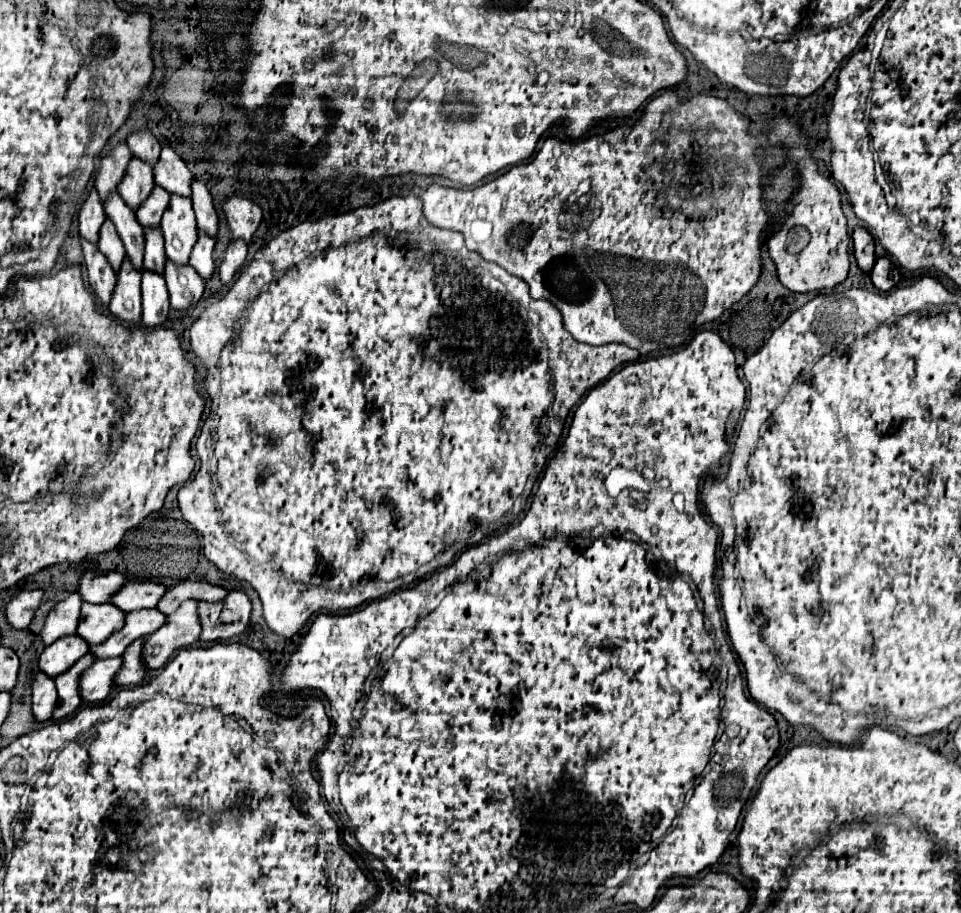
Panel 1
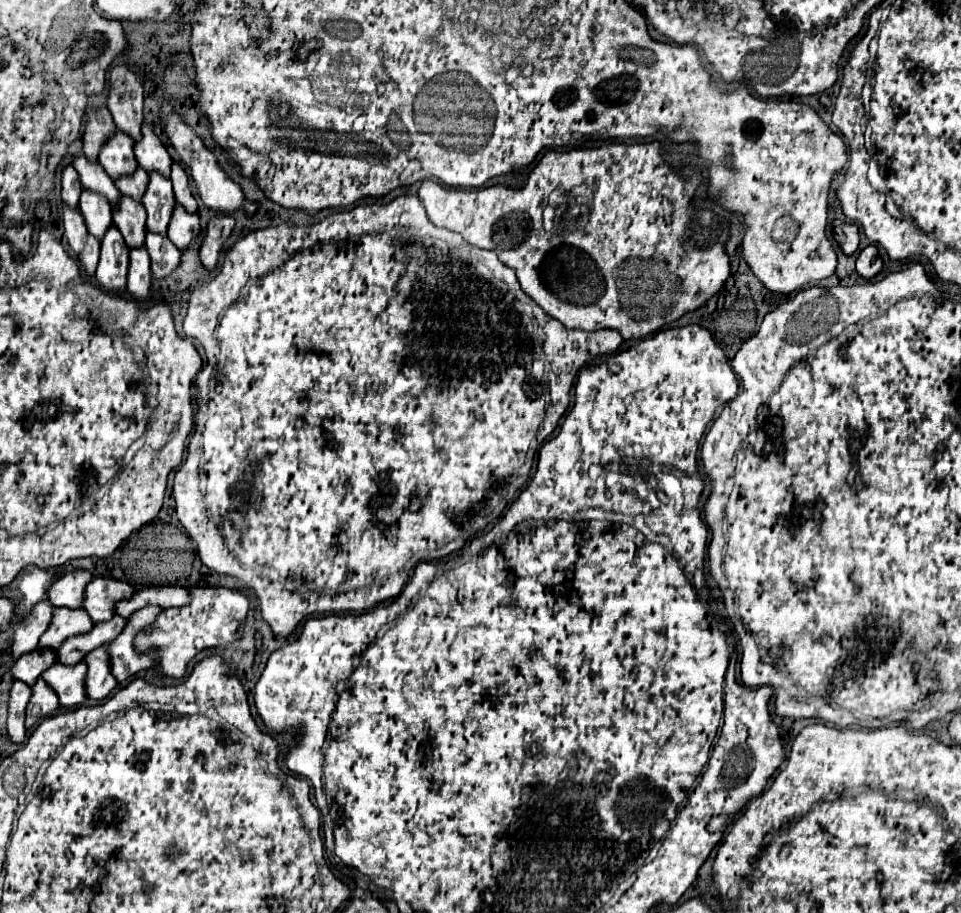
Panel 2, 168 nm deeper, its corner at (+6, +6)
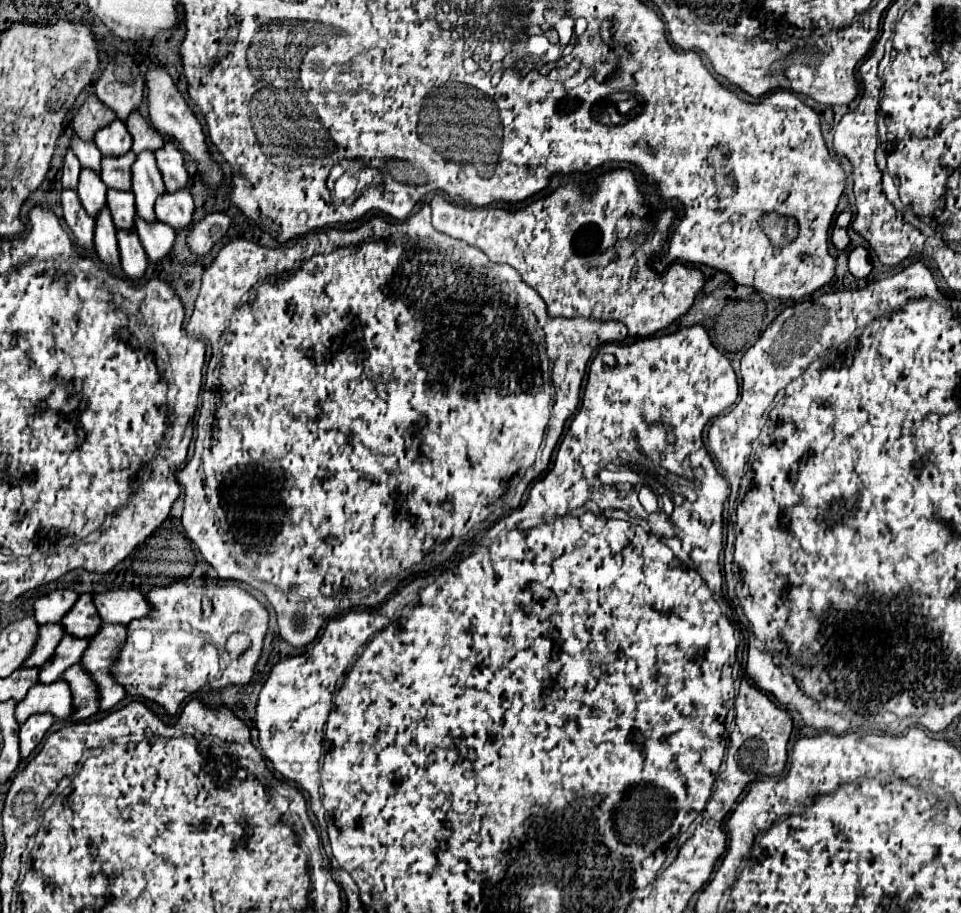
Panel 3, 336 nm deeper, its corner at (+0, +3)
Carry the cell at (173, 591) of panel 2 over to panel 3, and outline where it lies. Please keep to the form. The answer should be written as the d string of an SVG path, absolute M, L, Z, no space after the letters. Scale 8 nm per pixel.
M107 591L93 597L97 613L103 623L127 625L133 619L145 617L149 605L139 591Z

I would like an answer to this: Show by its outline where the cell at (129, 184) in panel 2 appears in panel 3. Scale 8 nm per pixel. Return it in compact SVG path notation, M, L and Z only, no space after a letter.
M129 151L119 157L101 157L101 179L107 187L129 191L131 189L131 161L135 161L135 153Z

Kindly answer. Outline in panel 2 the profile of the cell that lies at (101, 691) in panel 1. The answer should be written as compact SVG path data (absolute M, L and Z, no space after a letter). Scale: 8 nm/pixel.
M61 662L53 664L45 674L41 674L53 690L57 690L59 702L63 708L75 708L87 704L87 688L85 688L85 678L87 678L87 664L79 662L75 666L65 666Z

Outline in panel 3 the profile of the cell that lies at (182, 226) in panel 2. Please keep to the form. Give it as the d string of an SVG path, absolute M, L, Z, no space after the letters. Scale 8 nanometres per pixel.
M179 189L175 193L165 191L155 201L155 217L173 229L185 229L193 217L193 199L189 189Z

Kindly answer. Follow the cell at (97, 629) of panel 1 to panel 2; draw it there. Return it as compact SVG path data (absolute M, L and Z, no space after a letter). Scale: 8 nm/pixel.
M57 608L57 614L53 614L53 622L49 626L49 630L41 636L41 646L61 646L61 642L65 642L69 636L77 636L77 634L87 634L89 630L93 630L93 620L89 618L89 614L85 614L85 608Z

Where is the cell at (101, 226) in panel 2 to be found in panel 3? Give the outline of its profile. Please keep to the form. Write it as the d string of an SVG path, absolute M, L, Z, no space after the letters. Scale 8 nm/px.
M85 167L81 169L77 193L79 193L81 205L85 207L85 211L87 211L91 217L95 217L95 213L99 213L99 209L105 207L107 187L103 185L99 173L95 173L93 169L85 169Z

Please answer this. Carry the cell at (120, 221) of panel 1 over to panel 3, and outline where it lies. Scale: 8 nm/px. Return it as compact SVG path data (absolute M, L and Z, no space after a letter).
M77 135L71 137L71 151L77 155L83 167L95 169L99 173L99 161L101 161L101 151L93 141L83 141Z

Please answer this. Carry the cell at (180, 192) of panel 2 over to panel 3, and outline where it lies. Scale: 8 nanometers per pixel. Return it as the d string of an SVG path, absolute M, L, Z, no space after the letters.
M167 141L161 149L155 151L155 159L157 159L157 167L161 171L161 177L163 177L167 191L187 187L189 175L183 167L183 155L171 141Z

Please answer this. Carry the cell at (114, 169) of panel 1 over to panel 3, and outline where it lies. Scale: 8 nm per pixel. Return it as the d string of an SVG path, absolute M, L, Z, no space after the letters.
M87 95L85 103L79 107L77 115L73 117L73 129L83 141L93 141L95 129L109 125L115 121L115 111L103 105L95 95Z

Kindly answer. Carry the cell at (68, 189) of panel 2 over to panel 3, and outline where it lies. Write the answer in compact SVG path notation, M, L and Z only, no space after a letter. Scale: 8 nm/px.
M67 149L65 157L63 157L63 175L61 175L61 183L65 189L73 189L77 185L77 179L79 179L79 171L81 171L81 165L79 165L79 159L75 157L75 153L71 149Z

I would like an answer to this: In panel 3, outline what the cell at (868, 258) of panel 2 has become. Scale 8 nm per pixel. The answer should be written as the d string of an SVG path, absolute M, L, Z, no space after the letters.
M863 247L851 249L849 257L847 257L847 265L849 265L851 275L855 275L855 277L867 277L871 273L871 263L869 263L867 249L863 249Z

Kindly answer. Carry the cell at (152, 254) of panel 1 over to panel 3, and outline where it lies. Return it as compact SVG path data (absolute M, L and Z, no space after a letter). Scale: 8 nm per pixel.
M107 191L107 207L113 215L113 223L117 229L135 229L135 197L129 191Z

